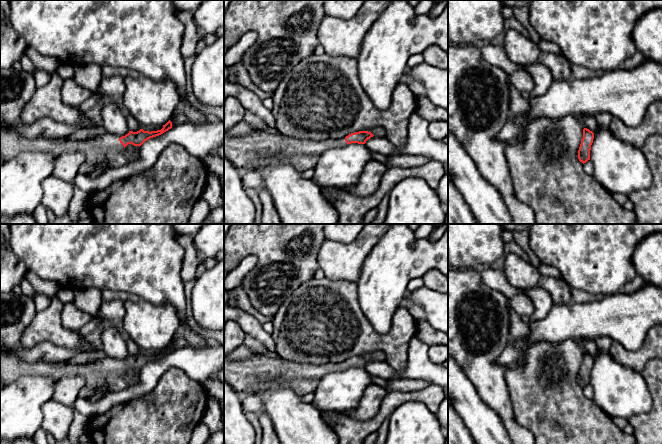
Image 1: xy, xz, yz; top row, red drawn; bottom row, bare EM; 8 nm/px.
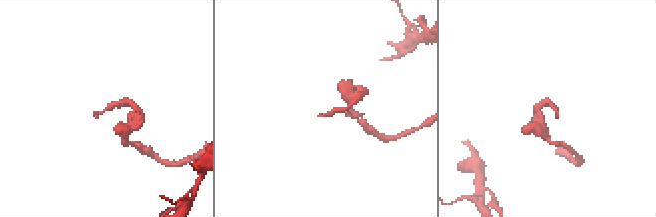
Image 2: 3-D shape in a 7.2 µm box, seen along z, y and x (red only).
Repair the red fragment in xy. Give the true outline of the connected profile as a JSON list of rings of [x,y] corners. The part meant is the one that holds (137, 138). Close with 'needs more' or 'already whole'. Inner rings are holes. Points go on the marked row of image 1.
[[[169,120],[161,130],[137,132],[129,131],[125,136],[106,133],[101,127],[99,133],[89,140],[68,140],[37,138],[29,139],[12,129],[0,129],[0,157],[8,161],[22,152],[43,152],[55,154],[57,157],[65,153],[79,152],[85,156],[79,167],[79,174],[88,174],[96,166],[107,164],[109,168],[118,168],[126,165],[127,159],[123,149],[128,145],[141,146],[150,138],[159,136],[172,128]]] | needs more

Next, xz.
[[[382,127],[351,133],[341,139],[312,141],[284,134],[270,134],[255,130],[246,135],[224,134],[224,155],[241,171],[252,170],[259,165],[259,153],[270,150],[282,153],[288,162],[300,173],[314,169],[320,155],[329,148],[343,147],[347,144],[365,144],[371,137],[386,137]]] | needs more

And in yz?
[[[587,128],[583,129],[583,138],[578,150],[578,159],[583,164],[590,160],[590,150],[593,143],[594,133]]] | already whole

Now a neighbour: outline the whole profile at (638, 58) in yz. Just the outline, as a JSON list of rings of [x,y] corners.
[[[637,50],[634,53],[633,56],[631,56],[630,58],[624,60],[619,65],[619,69],[625,69],[625,70],[634,69],[637,66],[641,65],[644,62],[645,59],[646,59],[645,56],[640,51]]]

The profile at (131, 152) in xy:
[[[128,144],[124,149],[123,153],[127,159],[127,162],[130,163],[132,161],[135,161],[139,158],[139,146],[134,146],[132,144]]]

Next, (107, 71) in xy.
[[[109,65],[101,67],[101,70],[104,77],[121,76],[123,78],[126,78],[140,76],[137,71],[128,68],[111,67]]]

